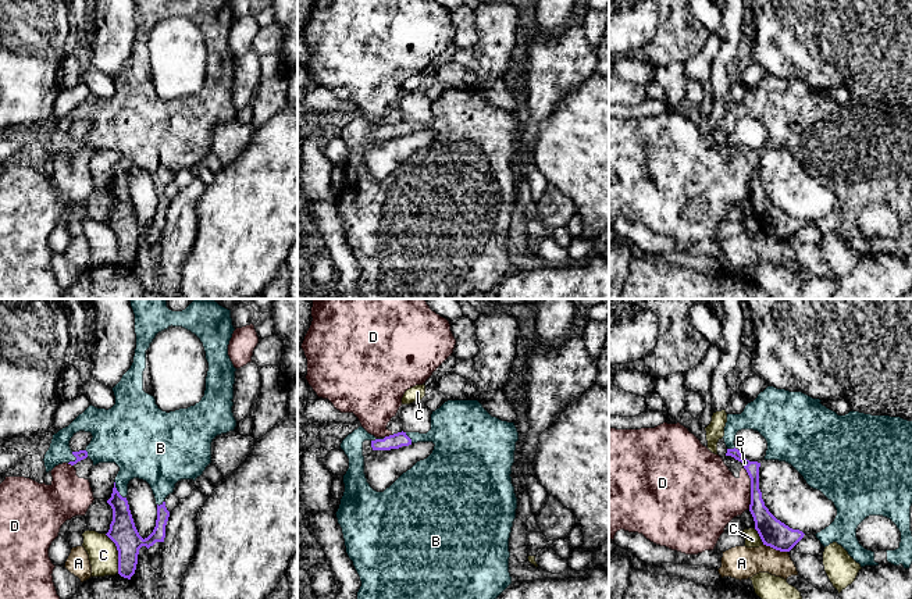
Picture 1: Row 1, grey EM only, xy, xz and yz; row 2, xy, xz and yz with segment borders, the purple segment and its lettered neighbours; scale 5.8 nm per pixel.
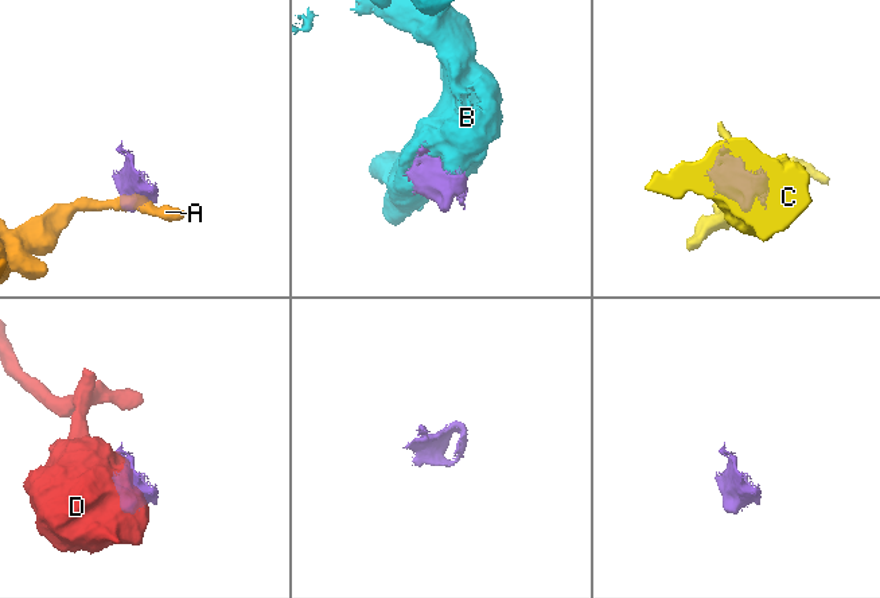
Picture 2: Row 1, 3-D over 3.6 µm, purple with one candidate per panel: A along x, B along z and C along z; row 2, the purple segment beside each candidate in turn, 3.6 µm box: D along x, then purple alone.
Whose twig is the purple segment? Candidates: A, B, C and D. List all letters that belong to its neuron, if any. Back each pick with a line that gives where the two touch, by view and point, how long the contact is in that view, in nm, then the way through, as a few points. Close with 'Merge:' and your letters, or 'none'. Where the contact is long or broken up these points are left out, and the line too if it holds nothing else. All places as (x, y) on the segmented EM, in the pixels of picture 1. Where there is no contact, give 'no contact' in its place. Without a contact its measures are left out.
B: meets purple in xy at (117, 491); contact 120 nm long
Merge: B

